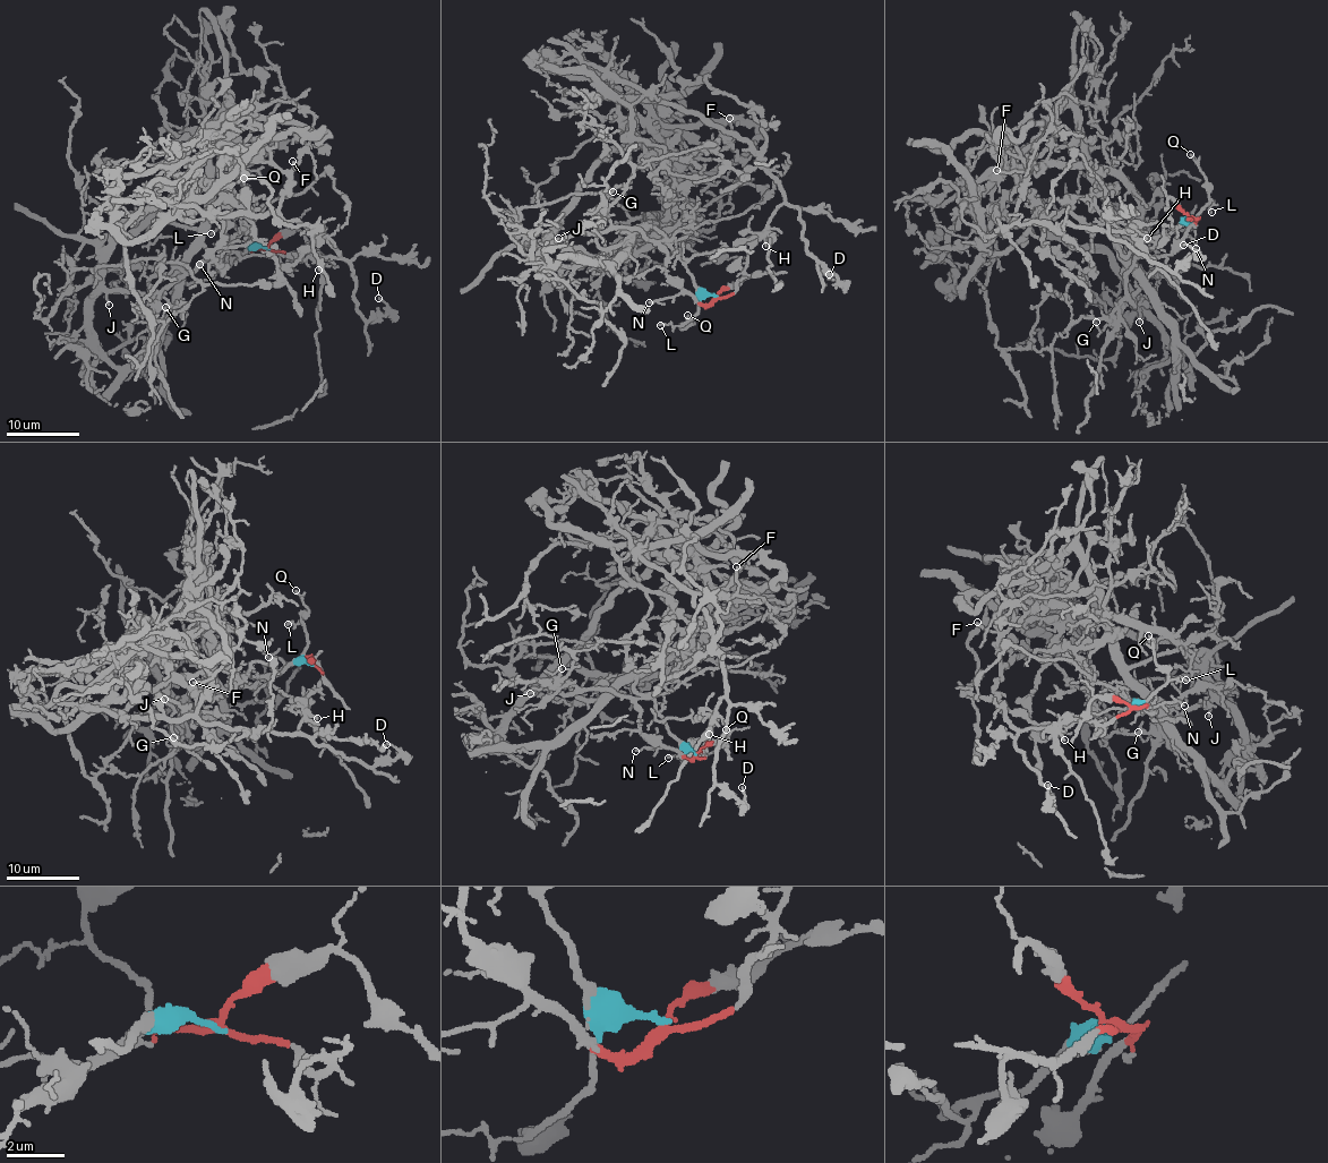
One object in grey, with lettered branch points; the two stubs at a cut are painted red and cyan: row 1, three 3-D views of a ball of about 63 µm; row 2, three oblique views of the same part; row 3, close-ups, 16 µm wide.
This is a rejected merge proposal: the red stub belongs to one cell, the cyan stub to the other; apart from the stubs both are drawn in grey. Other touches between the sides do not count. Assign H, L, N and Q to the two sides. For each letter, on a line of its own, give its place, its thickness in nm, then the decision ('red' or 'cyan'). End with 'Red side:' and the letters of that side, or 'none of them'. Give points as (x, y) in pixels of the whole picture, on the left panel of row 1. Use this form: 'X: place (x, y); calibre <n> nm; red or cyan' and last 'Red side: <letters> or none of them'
H: place (318, 270); calibre 170 nm; cyan
L: place (211, 233); calibre 130 nm; cyan
N: place (199, 264); calibre 140 nm; red
Q: place (243, 178); calibre 170 nm; cyan
Red side: N

